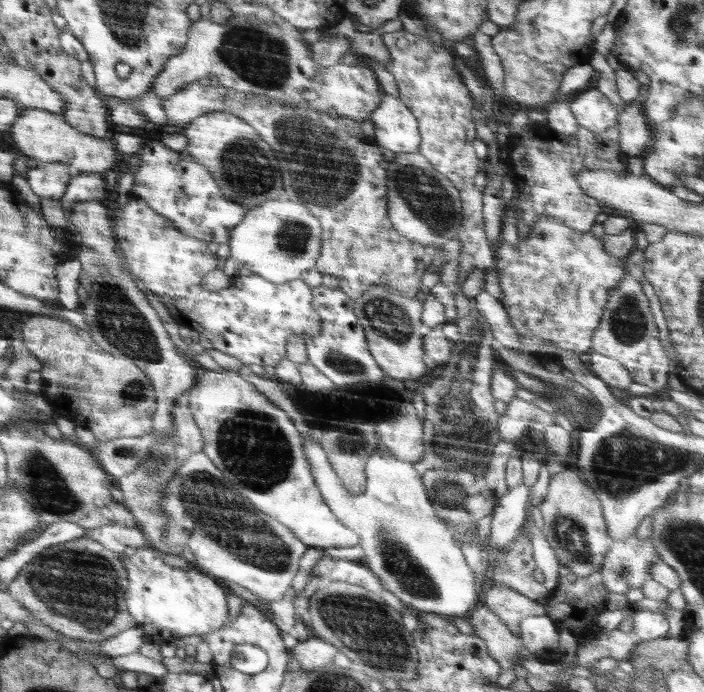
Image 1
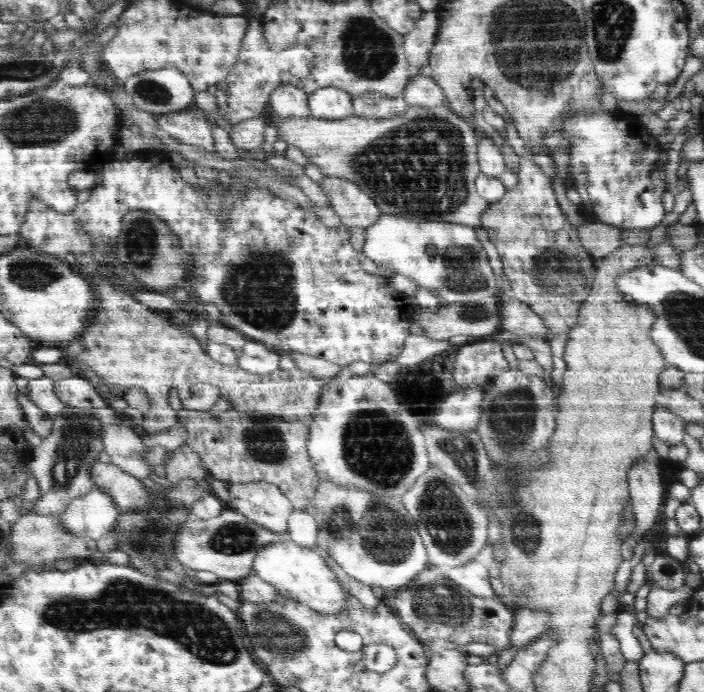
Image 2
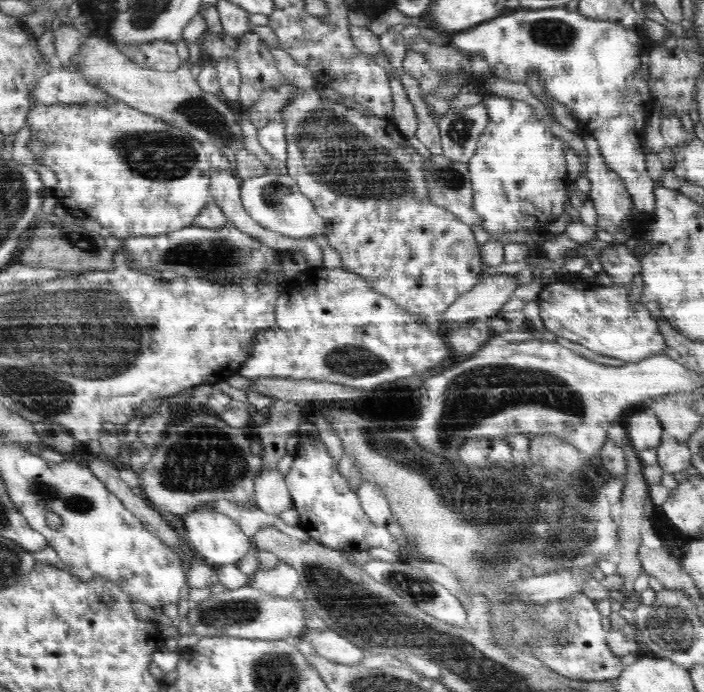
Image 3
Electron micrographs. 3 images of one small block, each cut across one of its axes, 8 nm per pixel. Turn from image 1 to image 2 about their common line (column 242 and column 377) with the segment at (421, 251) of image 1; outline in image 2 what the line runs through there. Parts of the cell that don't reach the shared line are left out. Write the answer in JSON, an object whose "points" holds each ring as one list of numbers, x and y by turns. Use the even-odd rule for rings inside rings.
{"points":[[372,91,371,93,354,96,352,107,356,116,384,120,384,118,396,118,396,116,404,114,409,105,402,95,398,97,386,97]]}

